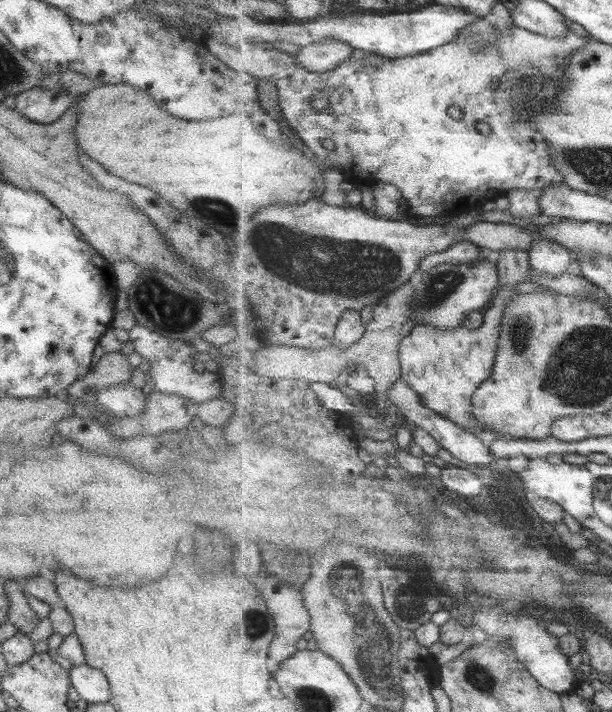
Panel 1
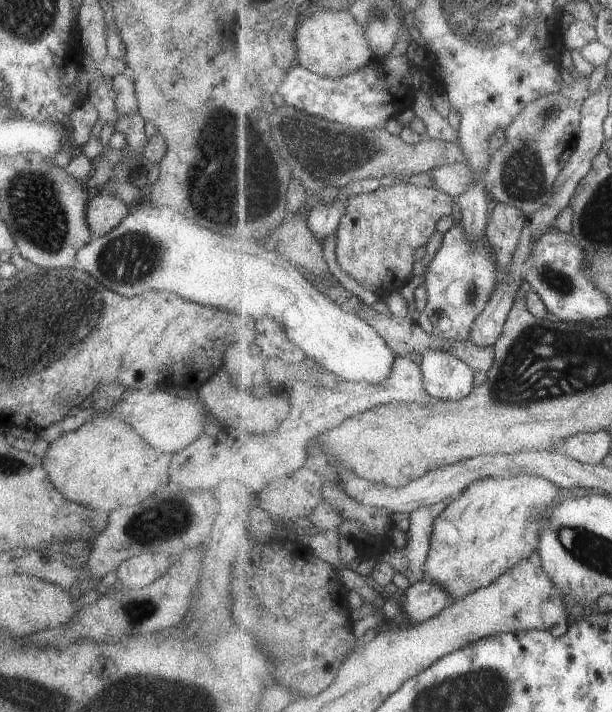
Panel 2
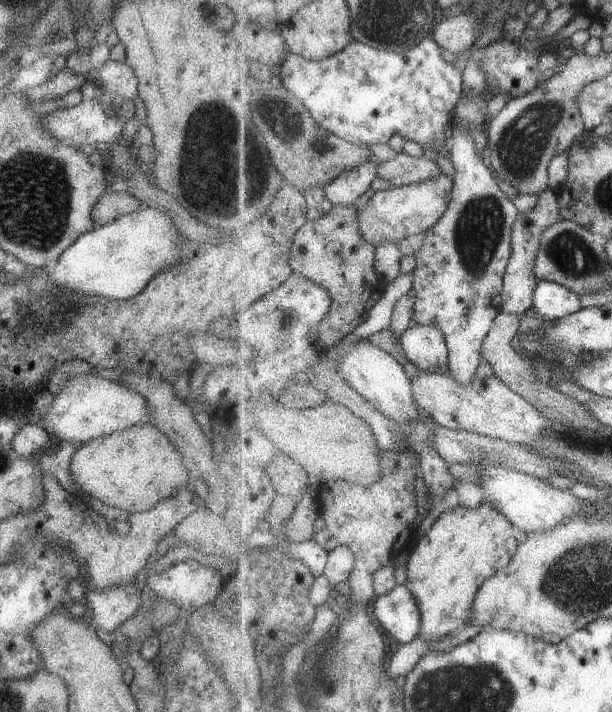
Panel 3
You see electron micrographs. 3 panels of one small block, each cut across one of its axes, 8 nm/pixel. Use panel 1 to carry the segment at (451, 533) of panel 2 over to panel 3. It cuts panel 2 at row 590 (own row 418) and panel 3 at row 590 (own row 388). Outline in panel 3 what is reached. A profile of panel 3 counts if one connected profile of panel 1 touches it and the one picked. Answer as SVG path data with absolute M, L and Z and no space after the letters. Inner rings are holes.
M480 503L475 508L461 505L444 511L431 526L431 530L409 553L407 586L415 593L422 612L422 629L419 638L423 641L439 640L468 624L469 611L479 587L496 572L503 570L517 554L520 546L515 538L513 523L492 504Z

